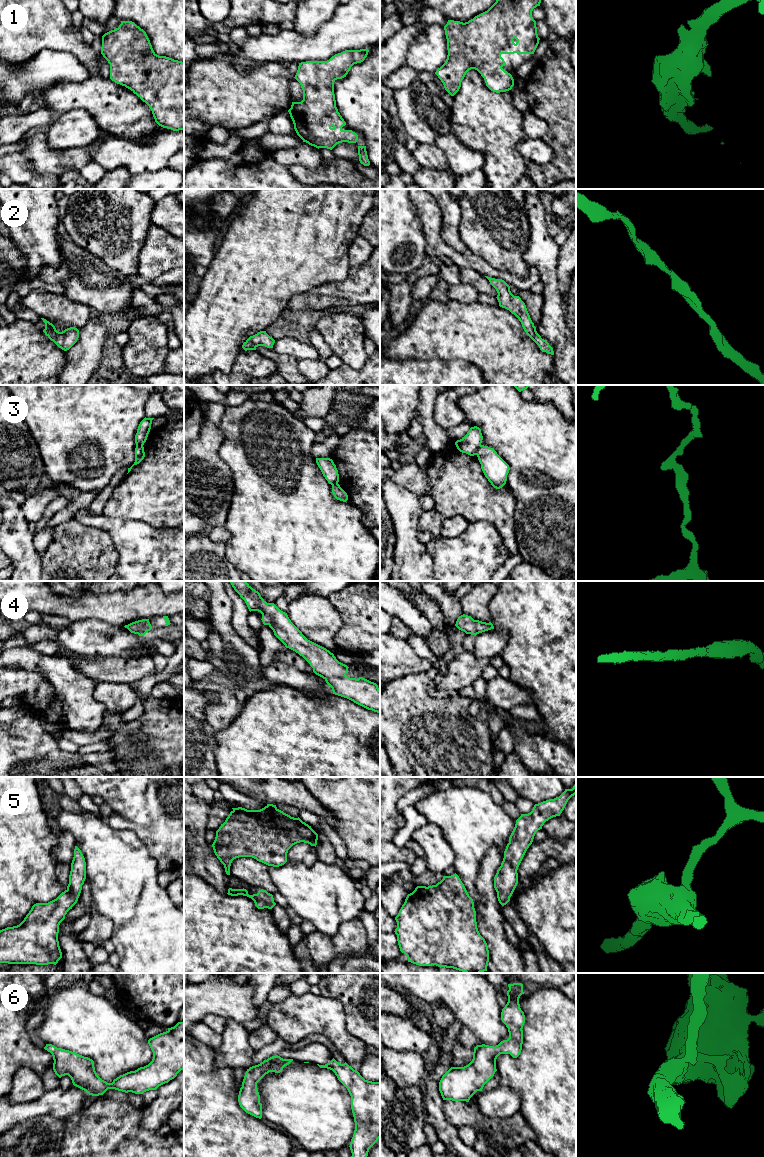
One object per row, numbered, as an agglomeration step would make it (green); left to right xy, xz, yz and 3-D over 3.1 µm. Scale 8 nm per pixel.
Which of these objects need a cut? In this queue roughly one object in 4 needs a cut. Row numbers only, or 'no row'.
3

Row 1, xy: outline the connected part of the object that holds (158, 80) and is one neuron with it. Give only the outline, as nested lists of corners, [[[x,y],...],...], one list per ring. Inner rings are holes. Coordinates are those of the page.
[[[121,21],[121,24],[119,25],[118,28],[111,30],[102,36],[101,54],[110,64],[110,79],[114,81],[115,83],[120,84],[130,89],[143,102],[145,102],[151,109],[155,122],[159,126],[163,128],[171,129],[173,131],[184,130],[184,62],[174,60],[166,56],[157,55],[152,48],[152,45],[150,43],[150,40],[146,32],[132,21]]]

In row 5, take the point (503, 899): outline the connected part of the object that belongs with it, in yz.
[[[576,784],[554,799],[535,804],[528,814],[521,814],[509,837],[501,866],[494,877],[494,888],[499,903],[504,906],[510,901],[518,884],[518,867],[532,844],[536,832],[549,819],[560,816],[568,800],[576,794]]]

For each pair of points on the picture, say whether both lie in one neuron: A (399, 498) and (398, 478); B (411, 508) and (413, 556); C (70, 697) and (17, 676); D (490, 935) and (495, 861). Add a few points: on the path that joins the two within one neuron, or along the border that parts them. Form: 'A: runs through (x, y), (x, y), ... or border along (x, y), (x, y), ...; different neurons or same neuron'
A: border along (390, 479), (418, 496); different neurons
B: runs through (409, 520), (409, 544); same neuron
C: border along (39, 673), (53, 687), (60, 701), (63, 713); different neurons
D: runs through (490, 917), (488, 879); same neuron

